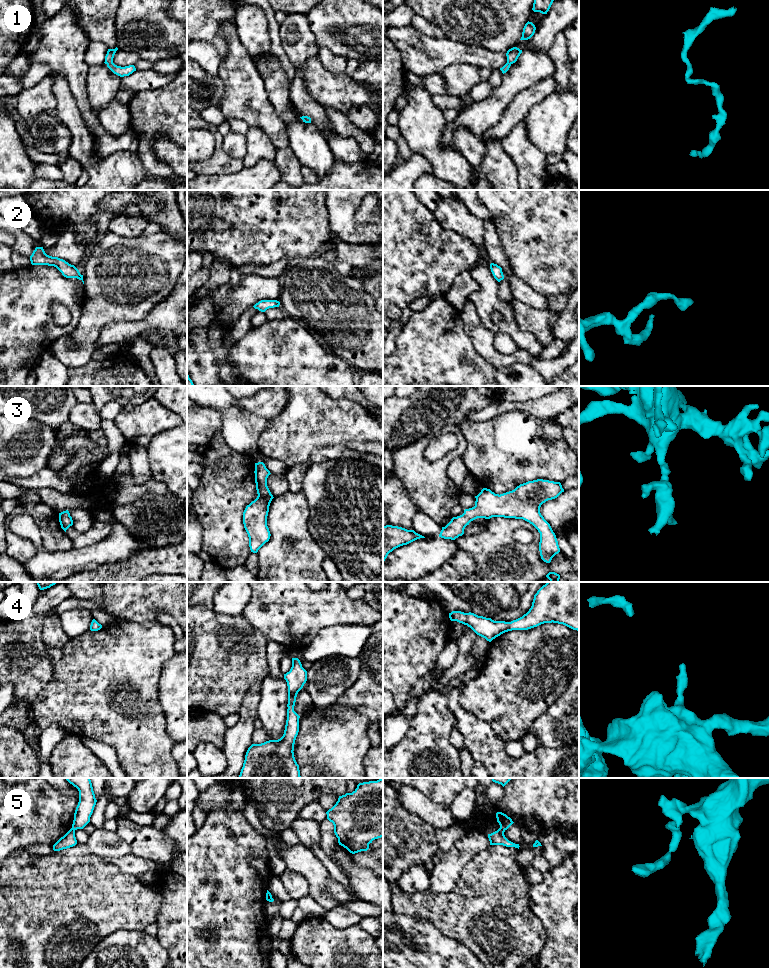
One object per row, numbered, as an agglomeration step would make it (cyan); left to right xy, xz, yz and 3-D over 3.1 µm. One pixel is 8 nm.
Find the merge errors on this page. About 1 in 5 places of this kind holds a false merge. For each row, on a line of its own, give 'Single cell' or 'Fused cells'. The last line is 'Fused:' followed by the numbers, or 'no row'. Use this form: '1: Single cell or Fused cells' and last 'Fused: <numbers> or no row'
1: Single cell
2: Single cell
3: Single cell
4: Single cell
5: Fused cells
Fused: 5

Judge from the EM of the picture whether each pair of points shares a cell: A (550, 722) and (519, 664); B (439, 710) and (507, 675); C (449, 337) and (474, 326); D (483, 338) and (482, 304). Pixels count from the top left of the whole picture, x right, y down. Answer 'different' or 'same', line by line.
A: different
B: different
C: different
D: different

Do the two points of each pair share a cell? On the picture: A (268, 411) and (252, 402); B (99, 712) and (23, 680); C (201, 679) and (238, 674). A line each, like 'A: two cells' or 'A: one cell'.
A: one cell
B: two cells
C: one cell

